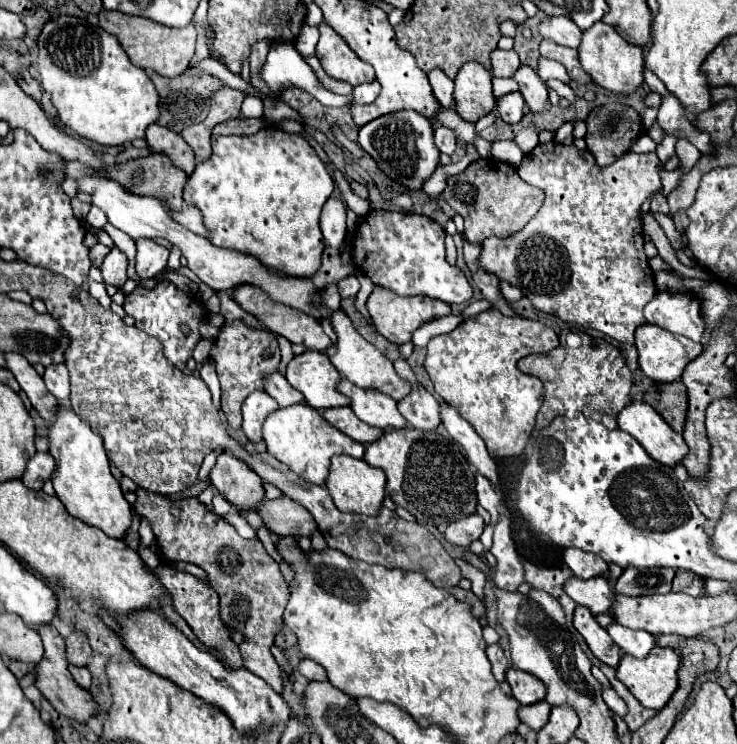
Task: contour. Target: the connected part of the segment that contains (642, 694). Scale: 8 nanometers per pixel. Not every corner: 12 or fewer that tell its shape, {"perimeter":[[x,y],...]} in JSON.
{"perimeter":[[655,646],[623,656],[617,680],[651,710],[677,690],[679,656]]}

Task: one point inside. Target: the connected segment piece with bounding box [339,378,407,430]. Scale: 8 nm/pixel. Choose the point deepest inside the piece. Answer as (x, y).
(374, 407)

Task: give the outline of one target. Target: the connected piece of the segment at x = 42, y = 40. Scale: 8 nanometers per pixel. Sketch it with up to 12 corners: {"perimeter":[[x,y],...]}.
{"perimeter":[[57,16],[37,72],[99,146],[145,138],[159,94],[111,34]]}

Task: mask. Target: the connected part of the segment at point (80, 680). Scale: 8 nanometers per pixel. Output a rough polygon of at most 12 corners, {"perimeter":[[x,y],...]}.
{"perimeter":[[69,664],[69,672],[83,688],[91,686],[91,674],[85,666]]}

